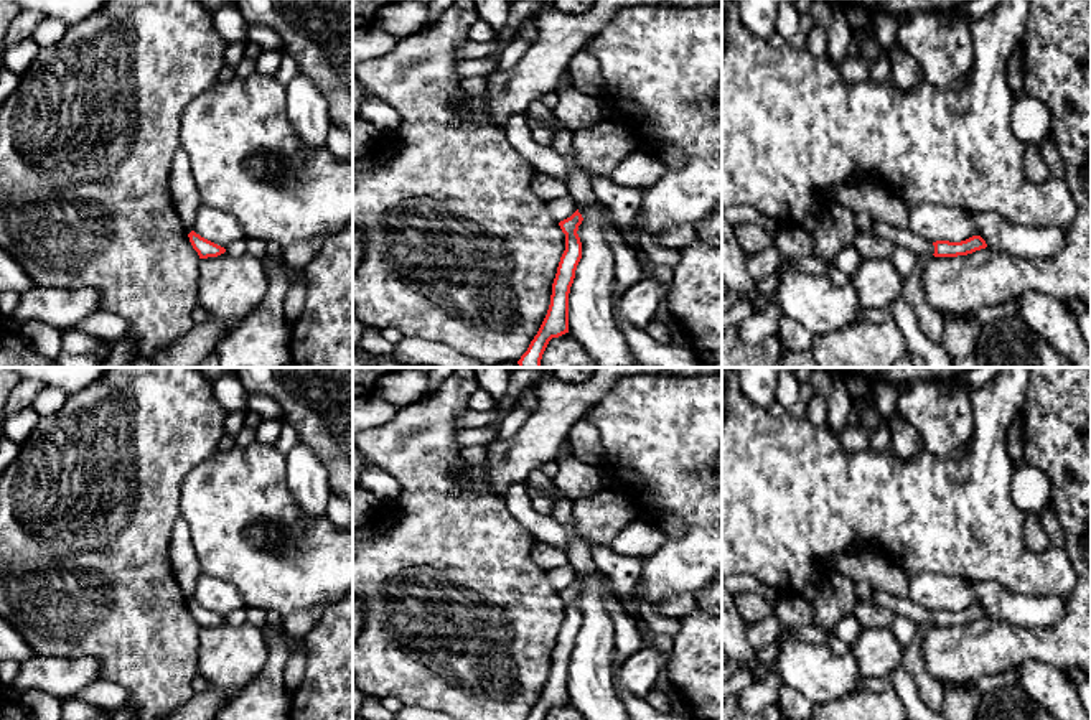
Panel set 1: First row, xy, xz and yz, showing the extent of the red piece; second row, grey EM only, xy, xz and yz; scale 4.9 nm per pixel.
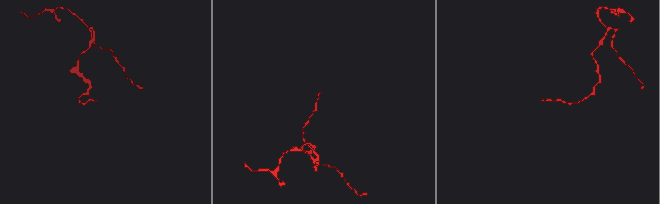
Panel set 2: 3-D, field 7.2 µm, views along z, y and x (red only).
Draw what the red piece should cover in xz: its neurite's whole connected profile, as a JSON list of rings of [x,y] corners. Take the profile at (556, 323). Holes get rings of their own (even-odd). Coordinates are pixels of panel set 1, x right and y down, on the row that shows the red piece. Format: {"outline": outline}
{"outline": [[[578,209],[559,226],[565,234],[565,250],[560,257],[552,283],[552,295],[547,315],[531,341],[527,351],[517,361],[519,367],[541,367],[542,354],[552,338],[569,333],[569,293],[582,259],[582,242],[577,234],[583,217]]]}

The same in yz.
{"outline": [[[873,221],[869,232],[893,242],[895,247],[908,249],[916,255],[931,254],[934,257],[958,257],[987,247],[986,241],[981,236],[972,236],[961,242],[949,242],[949,241],[931,242],[911,232],[908,227],[897,227],[882,221]]]}

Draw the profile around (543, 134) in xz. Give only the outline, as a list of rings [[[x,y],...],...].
[[[527,119],[527,122],[529,122],[529,129],[531,129],[534,142],[544,147],[550,147],[555,135],[554,127],[534,119]]]

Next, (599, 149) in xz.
[[[606,120],[574,132],[572,142],[577,165],[592,178],[610,178],[615,166],[639,148],[628,125]]]

